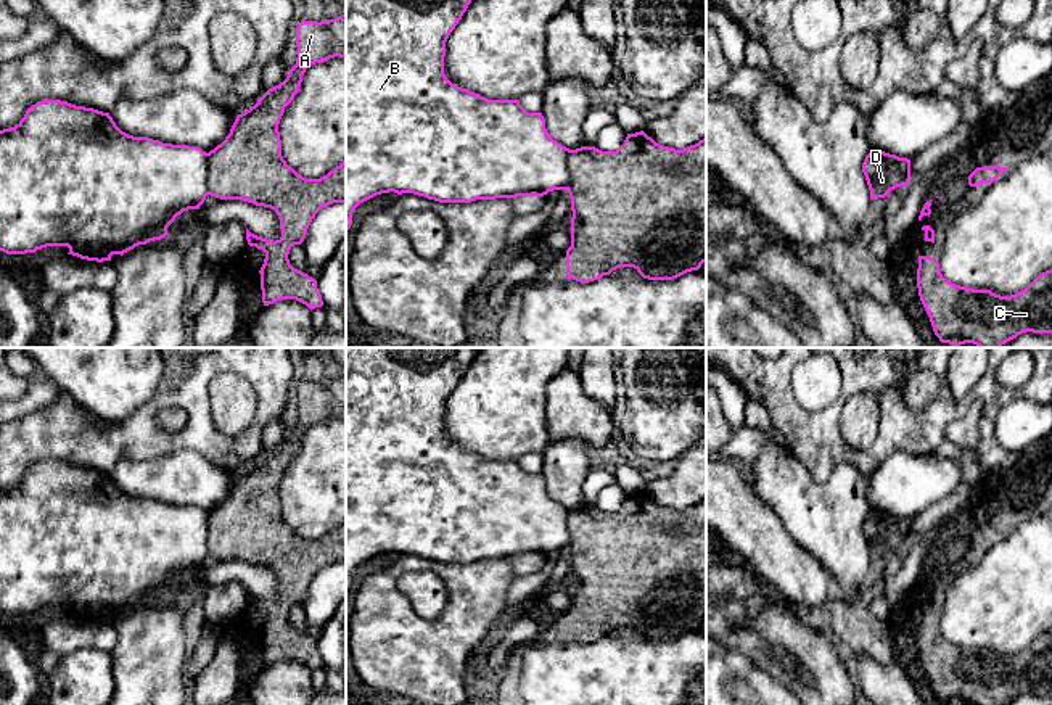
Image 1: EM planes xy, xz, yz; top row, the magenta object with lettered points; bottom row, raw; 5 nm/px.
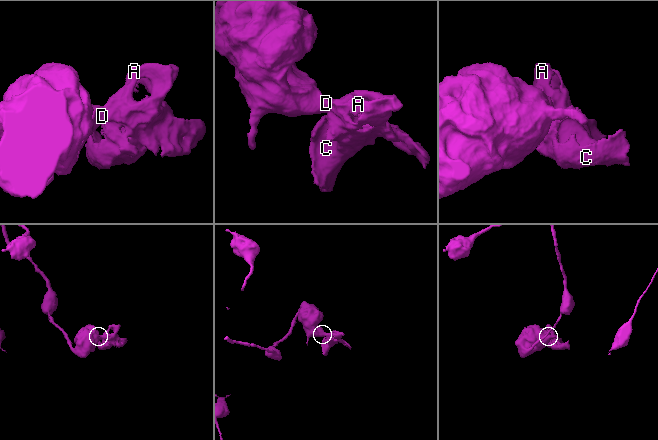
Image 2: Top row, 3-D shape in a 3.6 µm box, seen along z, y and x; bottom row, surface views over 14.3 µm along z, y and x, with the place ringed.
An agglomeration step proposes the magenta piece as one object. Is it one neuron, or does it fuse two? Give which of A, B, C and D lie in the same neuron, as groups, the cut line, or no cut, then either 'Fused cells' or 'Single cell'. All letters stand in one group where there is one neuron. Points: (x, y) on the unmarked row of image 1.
Groups: A C / B D. Split along xy (206, 514), (208, 554). Fused cells

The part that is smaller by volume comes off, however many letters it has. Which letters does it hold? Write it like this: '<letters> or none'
A, C

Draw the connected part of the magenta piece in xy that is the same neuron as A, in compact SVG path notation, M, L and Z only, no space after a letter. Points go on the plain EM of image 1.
M346 373L320 383L302 380L296 388L296 407L296 425L286 439L269 449L254 467L238 475L225 501L208 513L208 555L220 560L243 560L277 573L281 586L278 600L257 597L246 589L248 605L265 613L259 631L262 663L269 666L280 660L296 660L312 671L323 666L317 641L294 629L288 615L294 605L304 602L312 579L322 568L346 563L346 520L320 539L302 538L281 517L278 484L285 468L299 452L307 428L335 417L346 418Z

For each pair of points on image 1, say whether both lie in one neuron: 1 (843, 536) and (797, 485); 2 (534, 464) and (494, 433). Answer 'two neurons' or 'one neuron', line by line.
1: one neuron
2: two neurons

